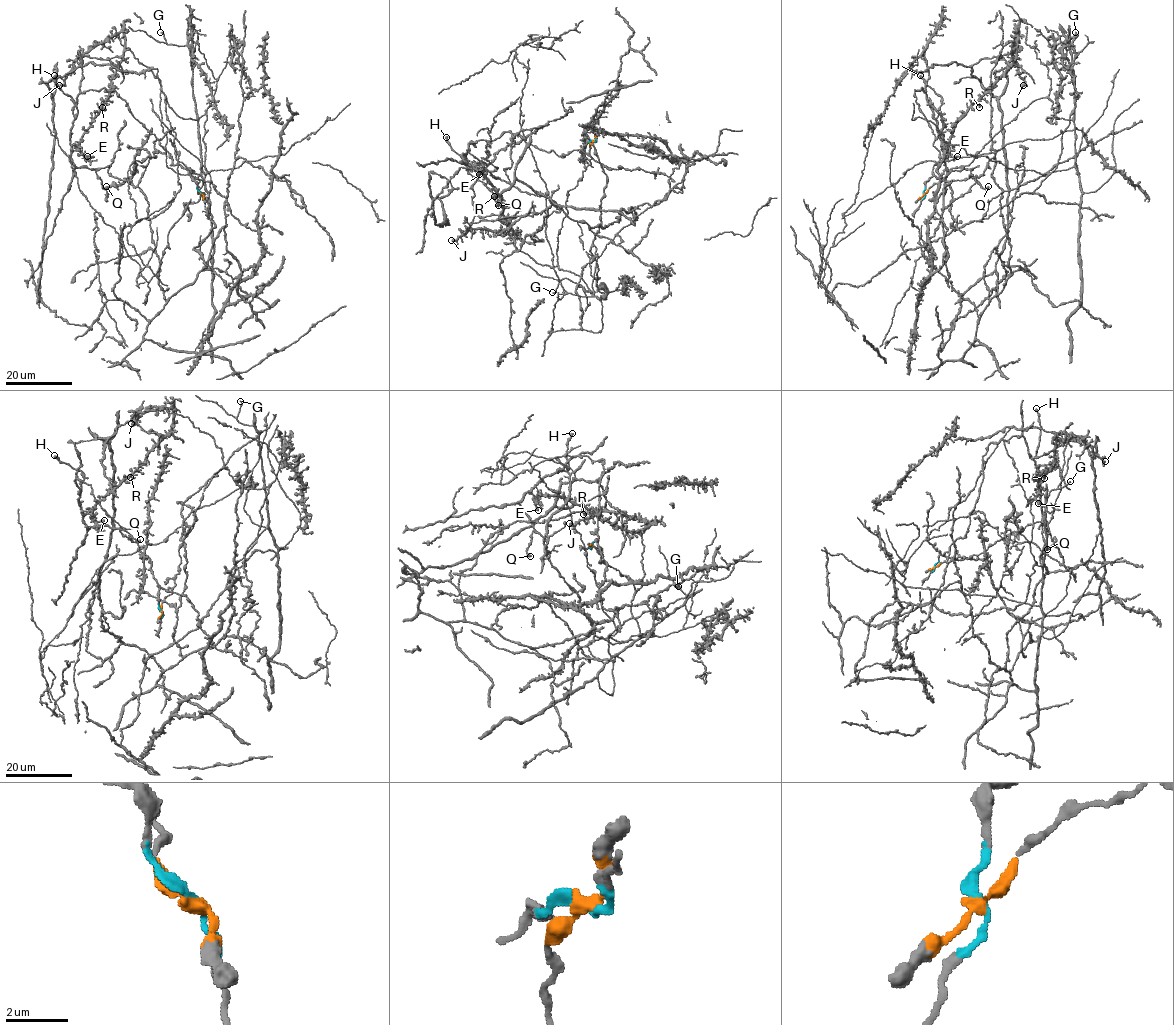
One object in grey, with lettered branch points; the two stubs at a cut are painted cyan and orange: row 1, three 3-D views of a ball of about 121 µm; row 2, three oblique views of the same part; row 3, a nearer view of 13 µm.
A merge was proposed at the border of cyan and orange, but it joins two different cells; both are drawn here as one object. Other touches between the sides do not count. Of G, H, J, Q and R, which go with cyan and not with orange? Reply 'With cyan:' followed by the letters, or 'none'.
With cyan: H, Q

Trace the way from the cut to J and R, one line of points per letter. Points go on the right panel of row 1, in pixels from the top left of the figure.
J: (924, 194), (968, 165), (1022, 110), (1047, 95), (1048, 69), (1017, 35), (1012, 59), (1023, 85)
R: (924, 194), (968, 165), (1022, 110), (1047, 95), (1047, 67), (1018, 32), (1017, 58), (977, 102), (979, 107)

